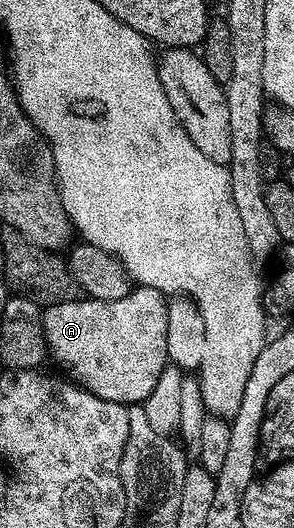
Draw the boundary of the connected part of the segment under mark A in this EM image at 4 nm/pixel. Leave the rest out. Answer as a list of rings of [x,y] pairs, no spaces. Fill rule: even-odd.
[[[138,287],[134,297],[106,305],[61,305],[45,317],[46,350],[81,388],[120,405],[140,405],[169,364],[166,294]]]

